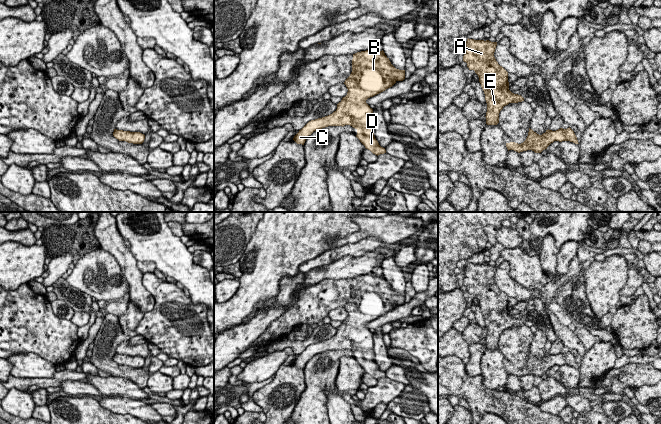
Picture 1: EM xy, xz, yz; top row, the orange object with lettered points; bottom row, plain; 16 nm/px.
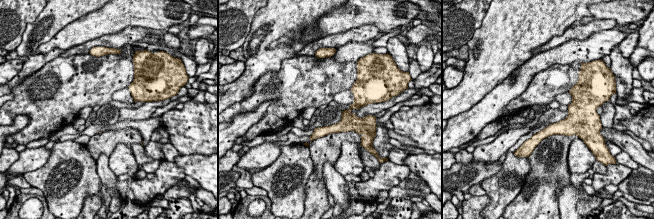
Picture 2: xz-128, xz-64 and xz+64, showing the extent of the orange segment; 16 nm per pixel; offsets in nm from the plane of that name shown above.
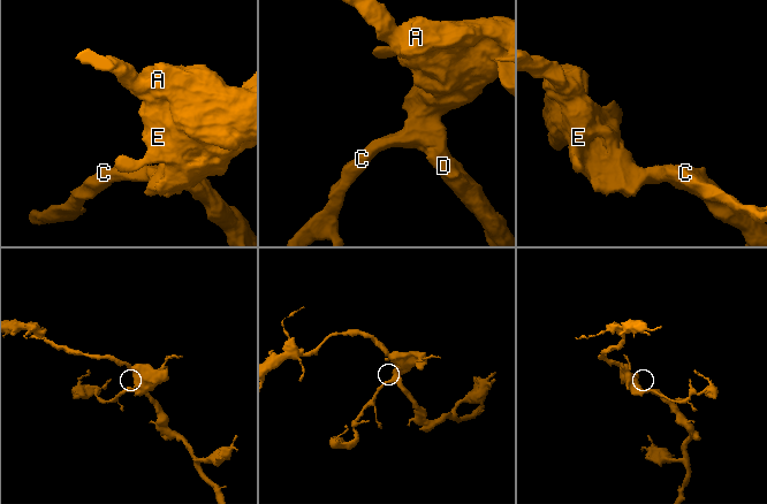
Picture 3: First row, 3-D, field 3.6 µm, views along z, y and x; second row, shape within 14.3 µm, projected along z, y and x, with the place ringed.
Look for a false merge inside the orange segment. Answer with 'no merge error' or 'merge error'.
no merge error

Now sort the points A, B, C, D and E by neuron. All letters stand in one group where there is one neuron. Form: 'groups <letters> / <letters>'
groups A B C D E

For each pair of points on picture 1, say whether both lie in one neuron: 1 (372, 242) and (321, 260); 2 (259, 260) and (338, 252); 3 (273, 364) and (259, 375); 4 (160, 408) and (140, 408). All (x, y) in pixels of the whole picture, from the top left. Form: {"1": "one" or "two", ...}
{"1": "one", "2": "two", "3": "one", "4": "two"}

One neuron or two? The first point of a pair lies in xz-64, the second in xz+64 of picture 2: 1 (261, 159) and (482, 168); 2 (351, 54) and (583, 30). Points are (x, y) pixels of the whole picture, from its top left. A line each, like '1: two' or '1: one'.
1: two
2: two

